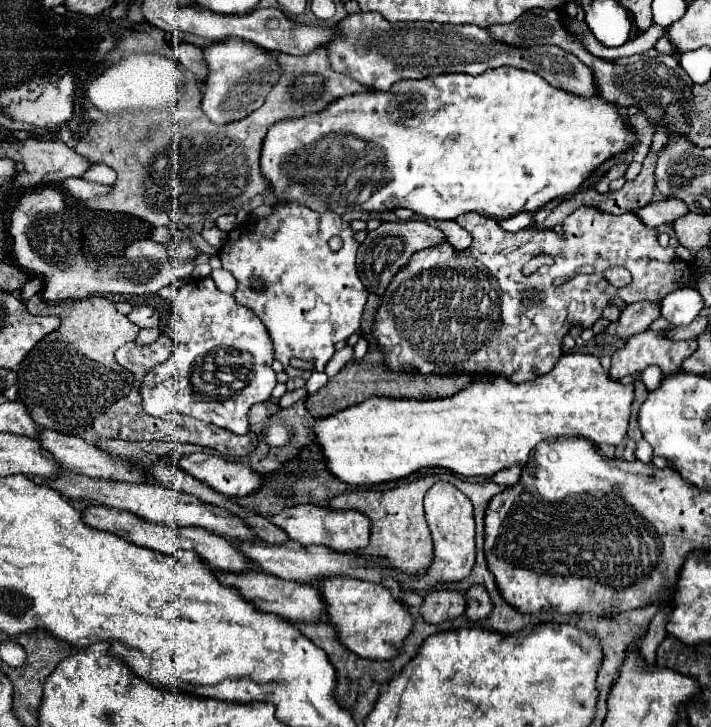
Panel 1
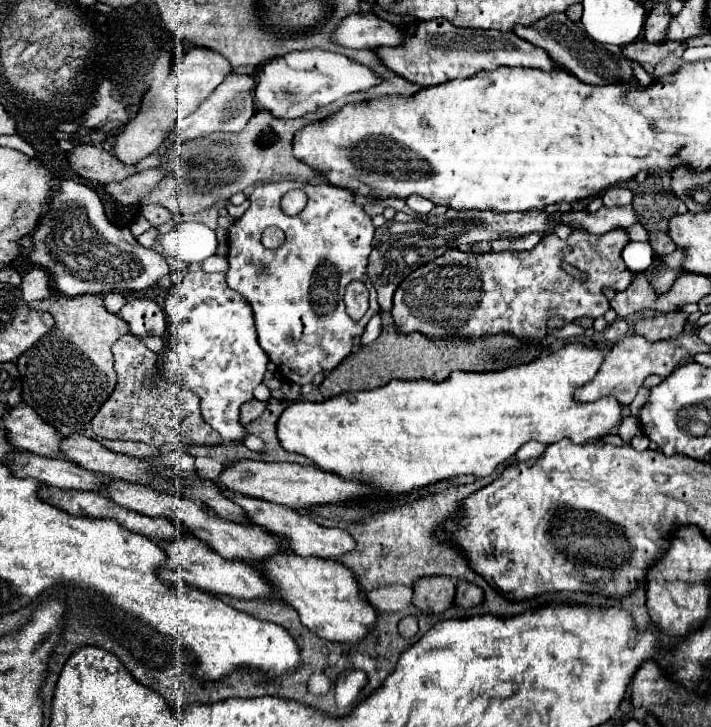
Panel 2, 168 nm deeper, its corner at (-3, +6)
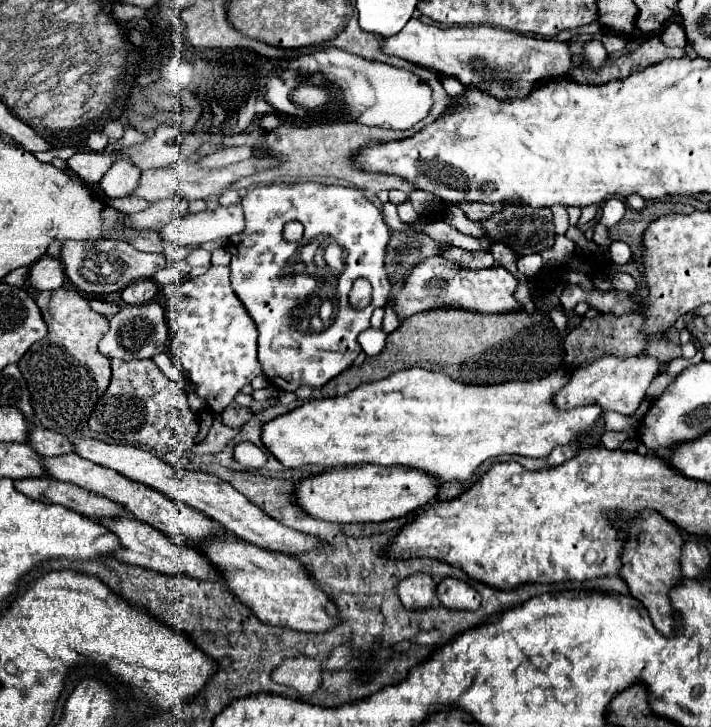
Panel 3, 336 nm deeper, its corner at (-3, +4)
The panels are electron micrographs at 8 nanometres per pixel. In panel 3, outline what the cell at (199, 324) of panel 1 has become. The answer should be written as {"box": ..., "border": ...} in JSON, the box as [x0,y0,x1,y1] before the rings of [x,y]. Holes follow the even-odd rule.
{"box":[166,266,263,416],"border":[[[211,266],[205,274],[201,274],[201,276],[197,276],[197,278],[185,280],[166,300],[166,307],[169,308],[169,312],[167,312],[167,328],[169,328],[169,336],[171,336],[171,345],[169,347],[171,354],[173,354],[173,358],[179,360],[179,364],[183,366],[183,370],[185,370],[189,382],[195,386],[195,394],[209,406],[209,410],[211,410],[215,416],[221,416],[221,412],[223,412],[231,402],[235,402],[235,396],[241,392],[241,388],[247,386],[255,376],[259,376],[259,374],[263,372],[261,366],[259,366],[259,360],[257,360],[257,328],[255,328],[255,322],[251,320],[251,316],[247,314],[245,306],[239,302],[239,298],[237,298],[235,292],[231,290],[229,274],[231,274],[229,266]]]}

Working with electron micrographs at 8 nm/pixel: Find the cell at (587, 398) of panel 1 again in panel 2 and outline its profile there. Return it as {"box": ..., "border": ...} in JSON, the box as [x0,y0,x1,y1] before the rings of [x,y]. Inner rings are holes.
{"box":[277,344,621,492],"border":[[[569,344],[569,346],[561,348],[559,352],[553,352],[553,354],[545,356],[545,358],[539,358],[539,360],[535,360],[531,364],[513,366],[513,368],[507,368],[507,370],[501,370],[501,372],[451,372],[451,376],[447,380],[443,380],[443,382],[391,380],[389,384],[373,388],[373,390],[347,392],[347,394],[339,394],[339,396],[333,396],[333,398],[327,398],[323,402],[295,402],[295,404],[289,404],[283,410],[283,414],[279,416],[279,420],[277,420],[277,438],[279,438],[279,444],[287,452],[295,452],[295,454],[303,454],[303,456],[311,458],[323,470],[337,472],[337,474],[341,474],[345,478],[367,480],[375,488],[385,488],[385,490],[391,490],[391,492],[411,492],[411,490],[425,488],[429,484],[435,484],[435,482],[441,482],[441,480],[451,480],[451,478],[457,478],[457,476],[483,478],[483,476],[493,474],[495,468],[501,462],[509,460],[519,450],[519,446],[523,446],[529,440],[539,440],[543,444],[553,444],[553,442],[559,442],[563,438],[569,438],[573,444],[583,444],[583,442],[589,442],[589,440],[599,440],[605,434],[613,432],[619,426],[619,422],[621,422],[621,406],[619,406],[619,402],[615,398],[599,398],[599,400],[587,402],[587,404],[575,402],[571,398],[575,388],[583,386],[585,382],[589,382],[597,374],[601,362],[603,362],[603,350],[599,350],[595,346],[585,346],[585,344]]]}

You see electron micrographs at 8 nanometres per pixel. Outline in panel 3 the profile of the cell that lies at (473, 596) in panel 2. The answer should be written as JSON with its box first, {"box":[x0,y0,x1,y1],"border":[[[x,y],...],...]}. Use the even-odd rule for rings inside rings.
{"box":[437,578,481,610],"border":[[[443,578],[437,586],[439,602],[451,610],[477,610],[481,604],[481,594],[465,580]]]}

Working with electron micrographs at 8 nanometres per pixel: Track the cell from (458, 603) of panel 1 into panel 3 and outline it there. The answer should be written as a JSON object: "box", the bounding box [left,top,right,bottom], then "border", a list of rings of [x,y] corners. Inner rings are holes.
{"box":[397,574,437,610],"border":[[[411,574],[399,584],[397,590],[407,610],[427,610],[437,598],[437,582],[431,574]]]}

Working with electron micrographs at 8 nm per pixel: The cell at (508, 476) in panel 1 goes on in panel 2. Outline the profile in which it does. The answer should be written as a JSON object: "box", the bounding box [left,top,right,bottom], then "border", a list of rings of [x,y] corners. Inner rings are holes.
{"box":[515,442,545,460],"border":[[[527,442],[517,454],[515,454],[515,460],[529,460],[529,458],[539,458],[543,452],[545,452],[545,444],[539,444],[539,442]]]}

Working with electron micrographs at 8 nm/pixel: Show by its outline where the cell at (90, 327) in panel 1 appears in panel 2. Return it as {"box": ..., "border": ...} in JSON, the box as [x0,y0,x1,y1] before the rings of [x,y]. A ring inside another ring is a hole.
{"box":[17,294,129,434],"border":[[[53,294],[45,300],[29,302],[29,306],[49,312],[55,318],[55,326],[17,360],[23,380],[23,402],[59,434],[81,434],[117,384],[111,346],[121,336],[129,334],[127,324],[119,316],[107,312],[103,296],[97,294],[73,298]]]}

